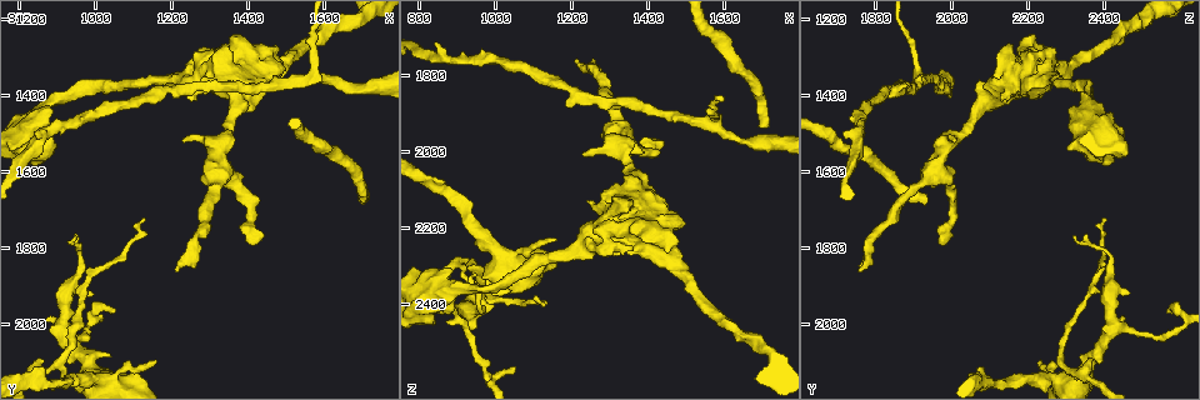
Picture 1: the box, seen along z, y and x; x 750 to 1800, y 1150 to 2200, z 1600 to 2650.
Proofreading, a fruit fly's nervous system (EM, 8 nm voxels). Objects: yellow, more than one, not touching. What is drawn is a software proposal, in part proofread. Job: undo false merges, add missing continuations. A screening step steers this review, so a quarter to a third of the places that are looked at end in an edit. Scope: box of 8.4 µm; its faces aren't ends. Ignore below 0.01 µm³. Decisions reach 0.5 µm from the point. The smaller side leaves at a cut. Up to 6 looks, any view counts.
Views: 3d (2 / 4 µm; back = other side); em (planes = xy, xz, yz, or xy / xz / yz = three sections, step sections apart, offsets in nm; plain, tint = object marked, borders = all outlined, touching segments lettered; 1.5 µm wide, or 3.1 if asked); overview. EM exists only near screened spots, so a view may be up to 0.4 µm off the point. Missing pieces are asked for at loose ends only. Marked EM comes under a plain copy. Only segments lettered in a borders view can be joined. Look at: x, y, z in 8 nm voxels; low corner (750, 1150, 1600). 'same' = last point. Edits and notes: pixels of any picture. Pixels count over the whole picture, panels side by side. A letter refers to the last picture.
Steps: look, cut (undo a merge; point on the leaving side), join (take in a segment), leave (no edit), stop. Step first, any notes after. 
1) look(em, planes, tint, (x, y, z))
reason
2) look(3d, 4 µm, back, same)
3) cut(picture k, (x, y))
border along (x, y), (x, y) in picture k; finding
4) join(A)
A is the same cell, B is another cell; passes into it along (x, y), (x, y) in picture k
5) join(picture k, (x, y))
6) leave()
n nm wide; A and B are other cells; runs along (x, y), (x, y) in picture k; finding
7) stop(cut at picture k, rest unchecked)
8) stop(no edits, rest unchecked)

look(em, planes, borders, (1425, 1785, 1965))
an open end

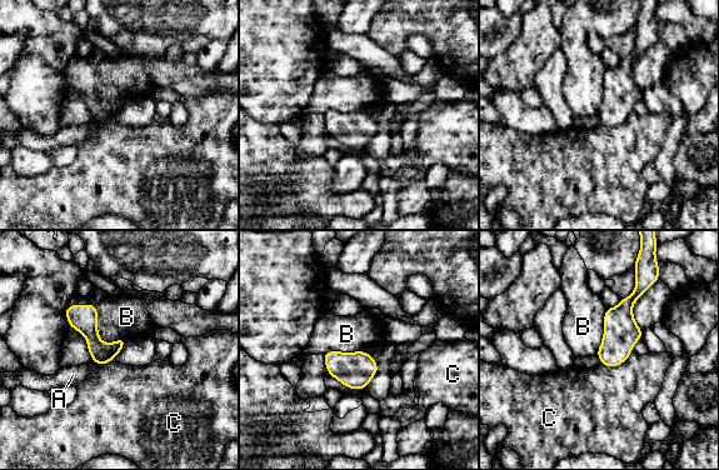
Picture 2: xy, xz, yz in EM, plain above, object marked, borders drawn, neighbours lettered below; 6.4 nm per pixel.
leave()
B touches over 300 nm; A, B and C are other cells; none of them fits

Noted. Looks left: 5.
look(em, yz, step 8, tint, (1710, 1680, 1930))
long arm stops here

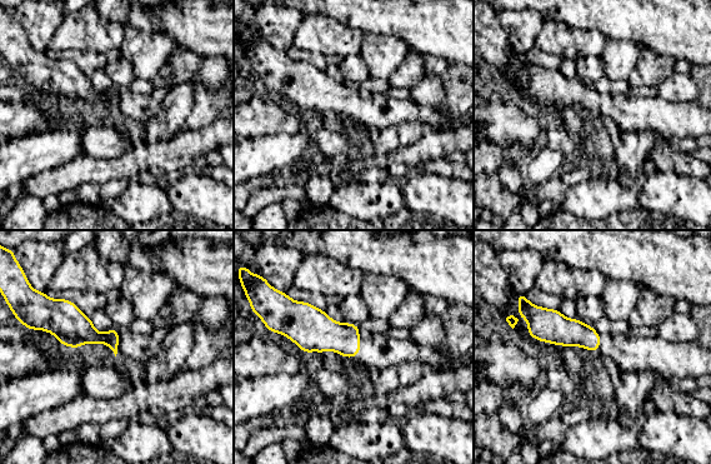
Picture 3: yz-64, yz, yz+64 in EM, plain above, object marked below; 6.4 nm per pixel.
look(em, planes, borders, same)

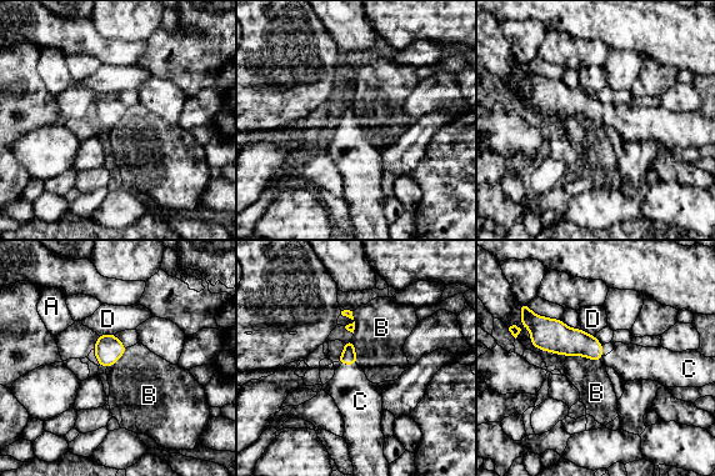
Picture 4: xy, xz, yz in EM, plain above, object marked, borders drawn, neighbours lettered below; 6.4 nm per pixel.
join(C)
C is the same cell, A, B and D are other cells; passes into it along (348, 356), (346, 364), (359, 400) in picture 4; it goes on there

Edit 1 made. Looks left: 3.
stop(join at picture 4, rest unchecked)

